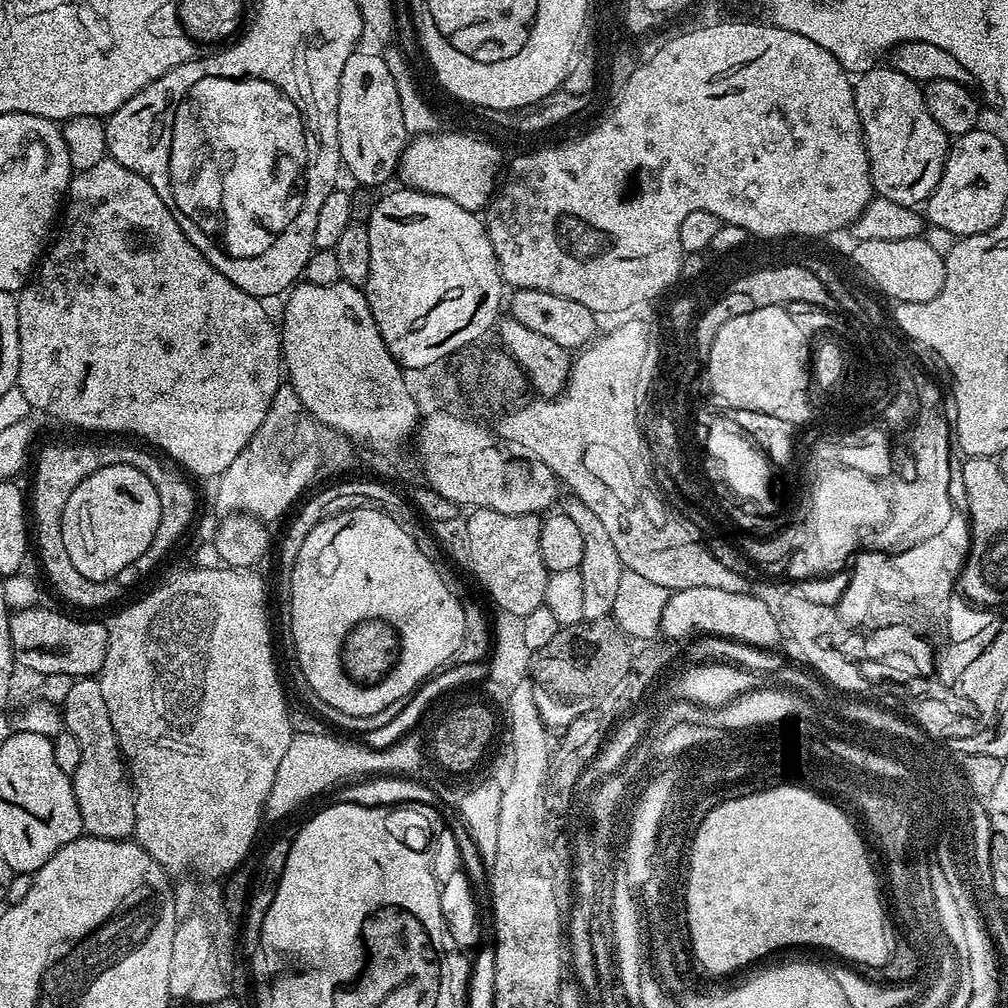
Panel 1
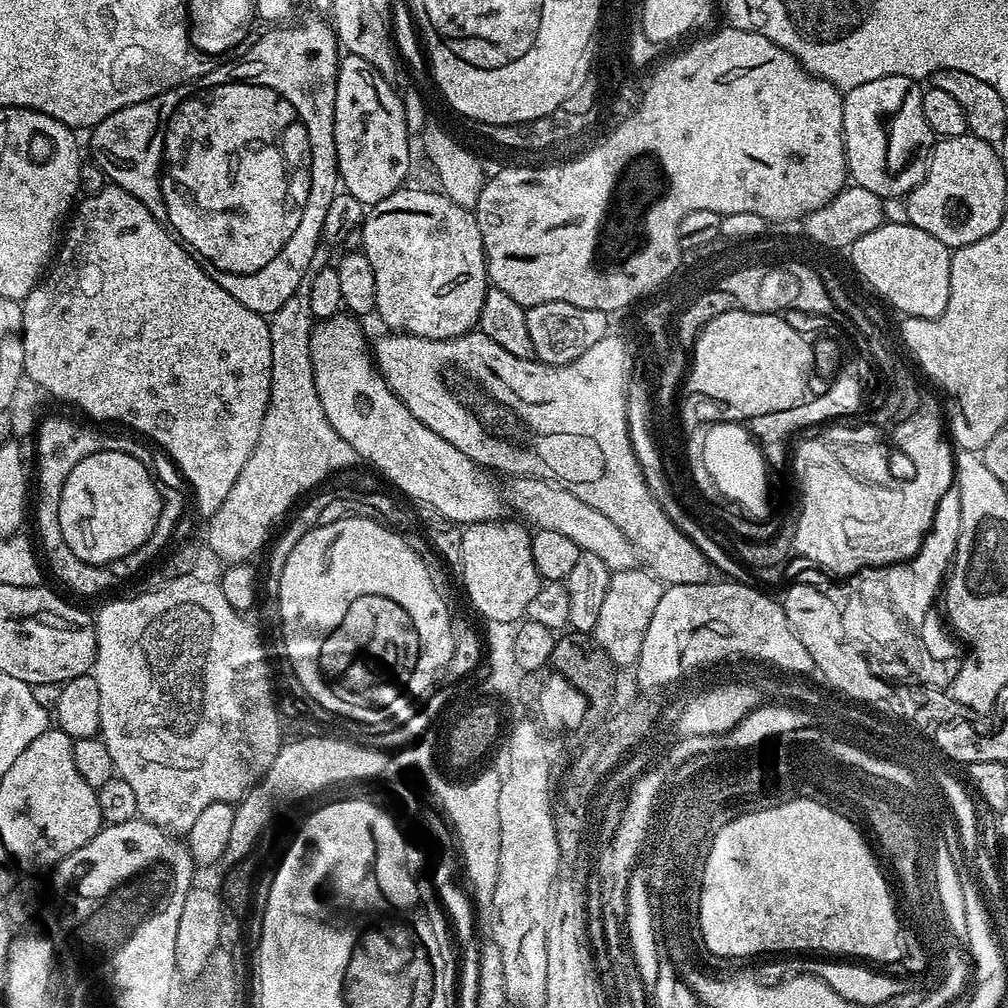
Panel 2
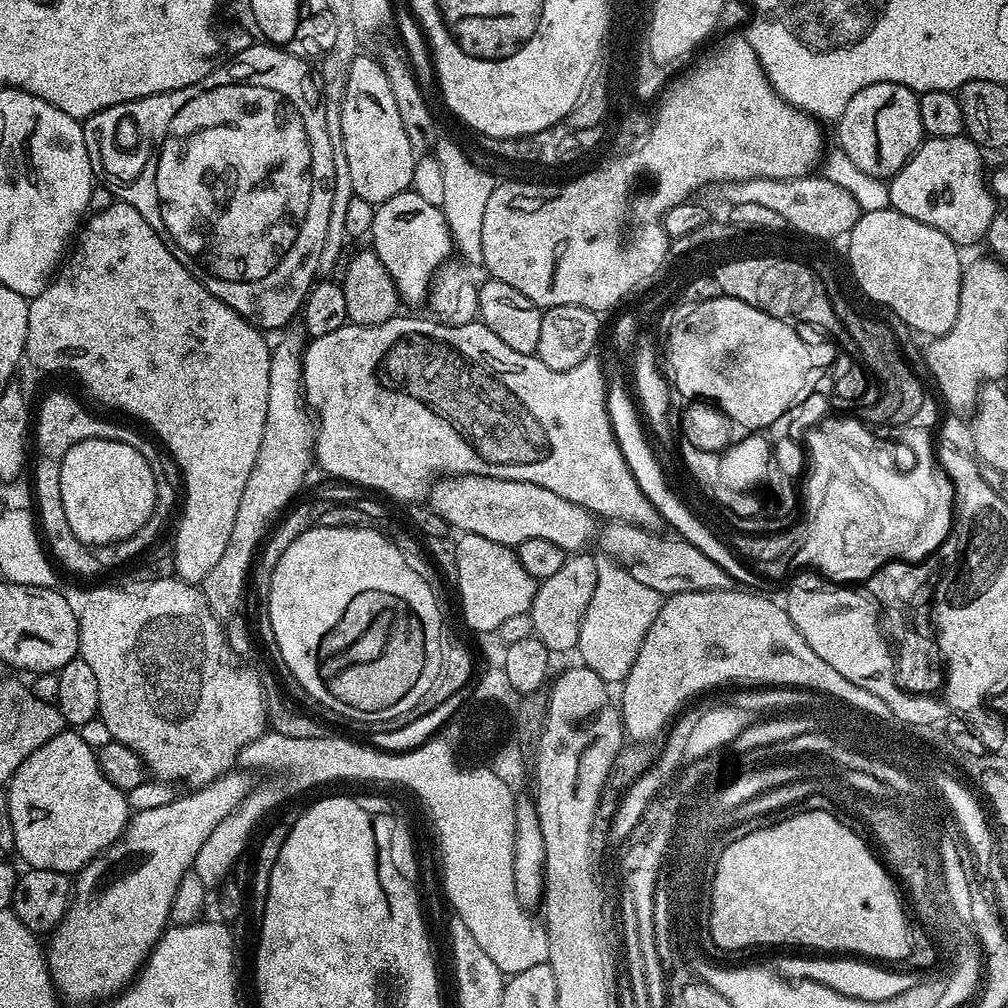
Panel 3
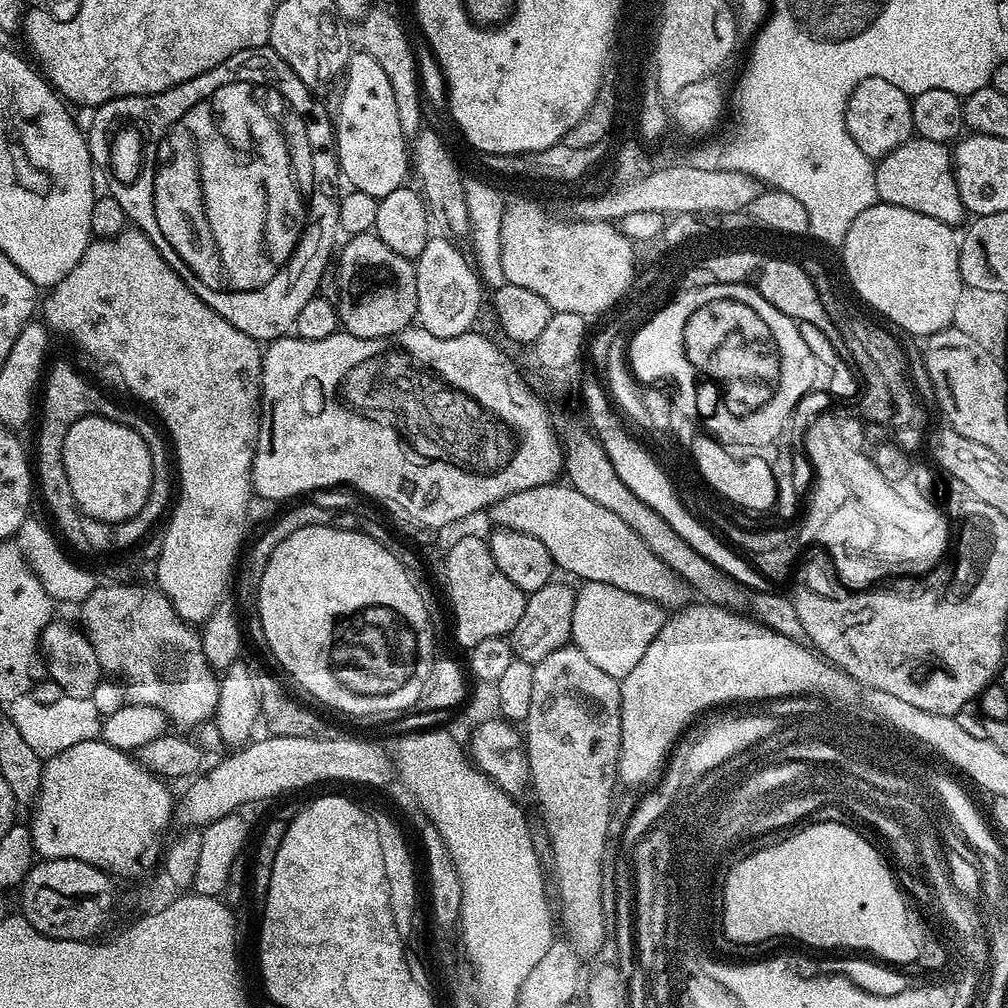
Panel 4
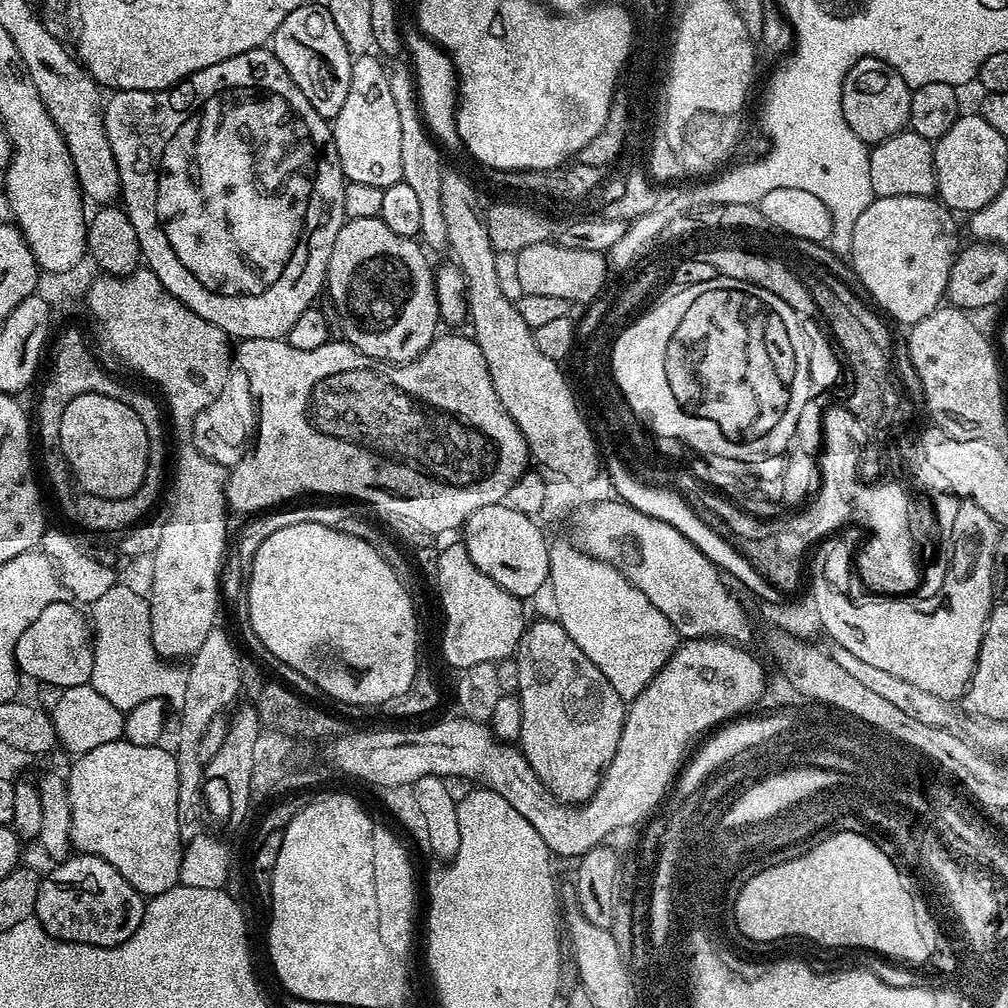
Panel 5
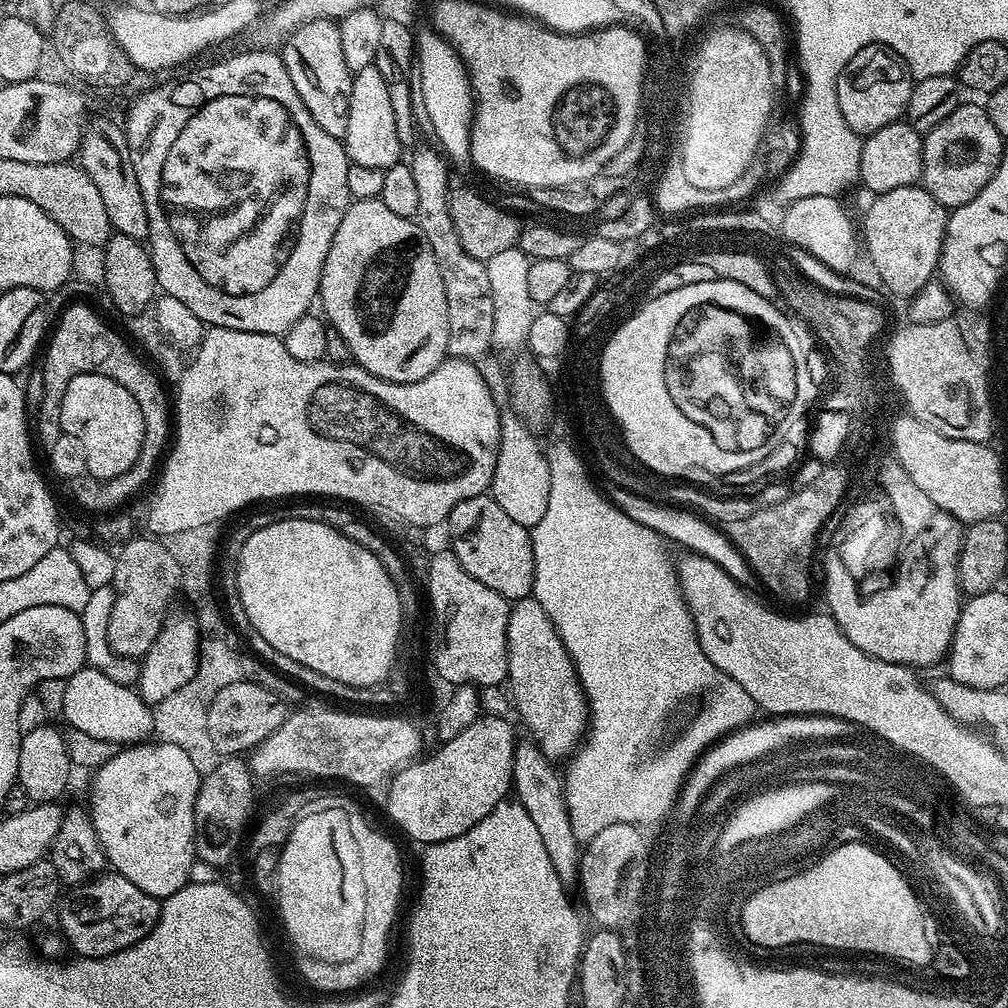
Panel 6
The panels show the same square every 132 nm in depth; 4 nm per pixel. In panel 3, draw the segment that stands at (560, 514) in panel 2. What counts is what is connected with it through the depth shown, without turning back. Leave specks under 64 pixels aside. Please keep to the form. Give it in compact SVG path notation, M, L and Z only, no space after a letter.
M608 522L599 529L598 532L598 544L600 540L600 548L602 551L605 552L607 559L609 561L615 562L620 565L621 568L625 568L628 573L630 574L630 578L634 578L637 580L637 582L642 582L642 586L650 586L650 590L658 590L660 592L660 595L667 598L672 597L677 592L701 592L702 590L708 590L708 589L730 589L735 587L735 580L732 576L726 574L724 570L716 562L714 562L713 559L707 558L706 554L702 553L702 550L698 550L696 546L691 544L690 542L683 540L681 538L673 538L674 540L667 540L664 536L656 536L660 534L653 534L649 529L642 528L638 524L622 524L619 522Z

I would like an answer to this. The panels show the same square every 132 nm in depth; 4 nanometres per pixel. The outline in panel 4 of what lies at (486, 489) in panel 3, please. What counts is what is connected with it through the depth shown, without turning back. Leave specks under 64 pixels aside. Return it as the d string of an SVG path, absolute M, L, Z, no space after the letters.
M560 483L543 484L502 498L490 509L493 525L509 532L521 532L538 538L538 542L542 542L546 550L550 550L553 565L559 571L561 568L562 571L577 576L580 582L602 582L618 590L626 590L635 596L653 600L655 604L668 606L668 603L676 596L678 577L675 572L672 572L666 563L660 561L653 550L646 546L646 542L634 530L630 530L621 518L598 503L592 502L567 483Z

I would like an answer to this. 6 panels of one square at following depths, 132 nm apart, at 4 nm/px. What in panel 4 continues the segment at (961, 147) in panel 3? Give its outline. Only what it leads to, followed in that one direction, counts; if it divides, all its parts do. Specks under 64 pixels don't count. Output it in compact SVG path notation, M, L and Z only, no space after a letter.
M910 138L890 154L879 157L876 164L876 199L926 214L926 218L938 218L938 222L943 224L960 226L966 220L964 203L958 194L953 153L949 145L938 142Z

